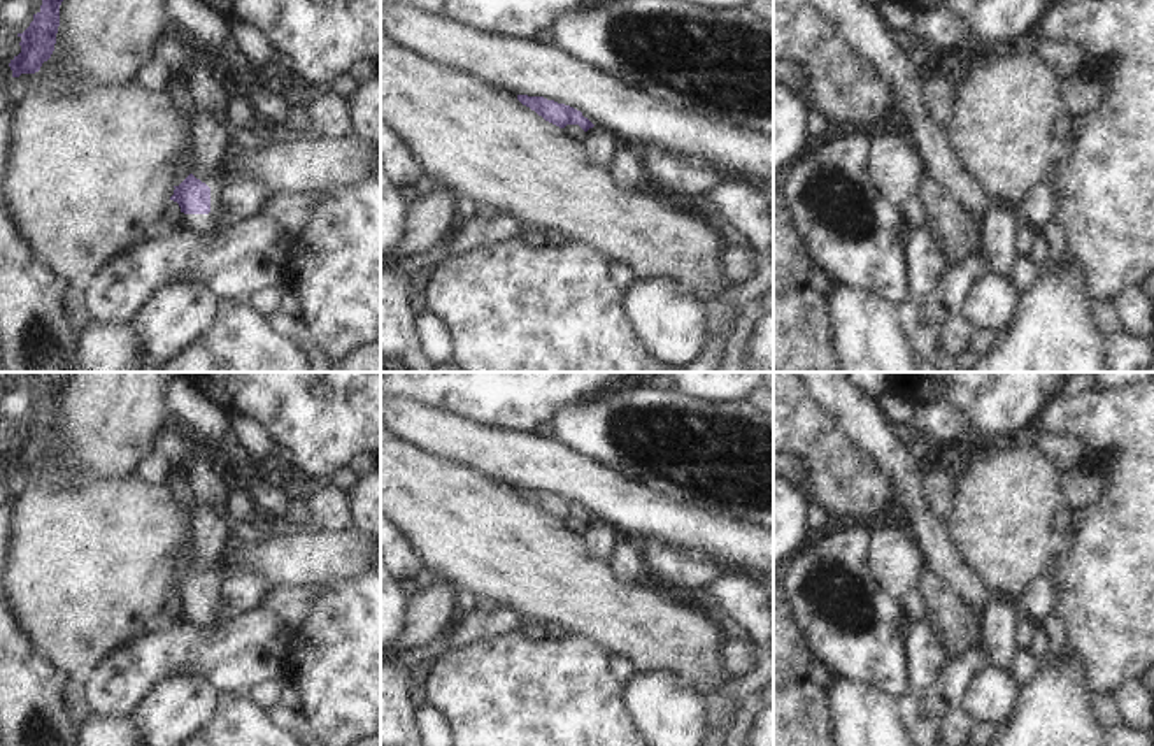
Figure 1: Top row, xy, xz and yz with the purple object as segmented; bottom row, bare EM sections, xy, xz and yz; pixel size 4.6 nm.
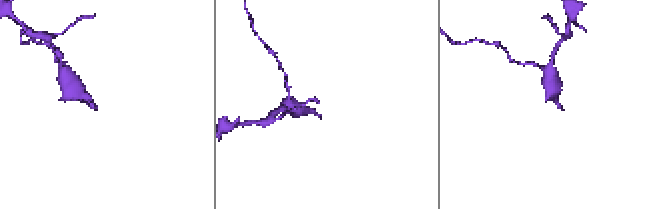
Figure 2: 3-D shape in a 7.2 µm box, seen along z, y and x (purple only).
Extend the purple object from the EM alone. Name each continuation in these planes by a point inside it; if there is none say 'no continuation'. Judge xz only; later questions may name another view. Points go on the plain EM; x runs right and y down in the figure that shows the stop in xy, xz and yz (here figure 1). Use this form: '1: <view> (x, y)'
no continuation

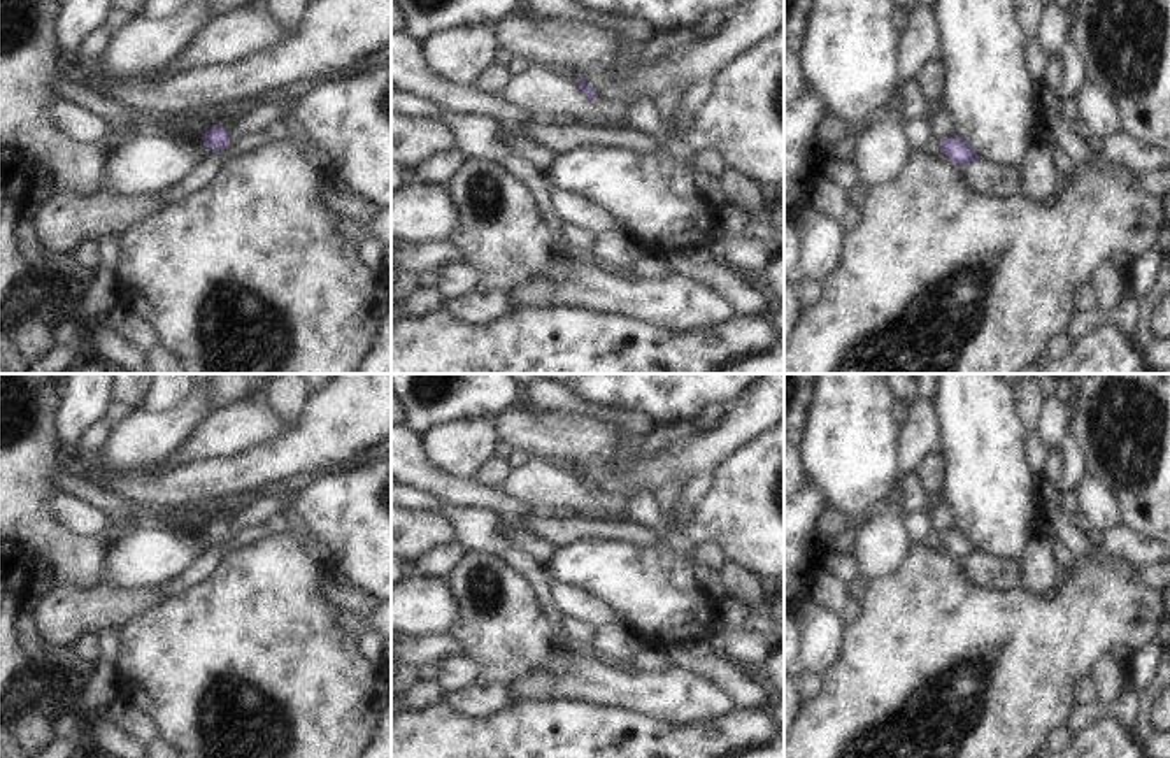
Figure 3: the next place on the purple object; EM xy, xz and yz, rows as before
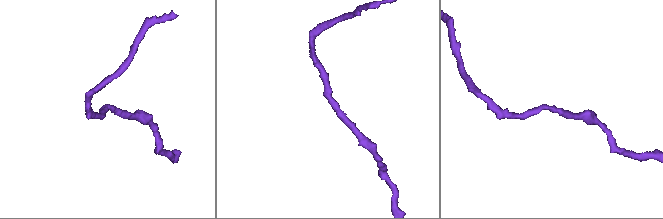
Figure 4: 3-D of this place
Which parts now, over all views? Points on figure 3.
no continuation

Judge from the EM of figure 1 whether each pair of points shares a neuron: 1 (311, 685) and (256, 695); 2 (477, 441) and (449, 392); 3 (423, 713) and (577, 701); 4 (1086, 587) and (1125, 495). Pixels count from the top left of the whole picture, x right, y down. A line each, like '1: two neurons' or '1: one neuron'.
1: two neurons
2: two neurons
3: two neurons
4: one neuron

